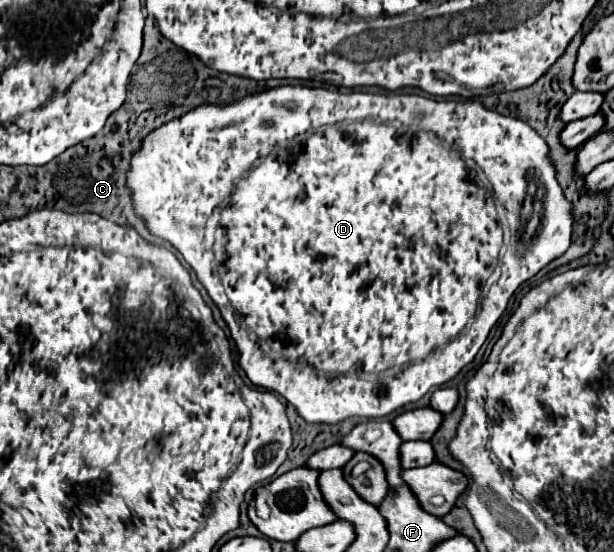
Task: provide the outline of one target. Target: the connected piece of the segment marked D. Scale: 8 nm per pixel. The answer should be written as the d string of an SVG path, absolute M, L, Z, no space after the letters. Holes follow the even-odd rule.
M281 85L225 105L199 105L185 117L153 129L131 155L127 171L135 215L143 219L149 233L169 241L183 255L221 315L222 310L228 312L229 301L243 315L245 331L237 331L233 341L239 353L237 363L247 379L285 397L303 421L327 425L347 417L375 419L391 415L418 401L430 389L451 381L475 359L517 285L569 249L575 221L573 203L567 201L557 183L549 145L521 119L489 111L479 99L441 101L441 97L435 97L434 101L434 95L423 95L425 91L419 87L389 91L379 85L359 85L340 90L339 96L327 87ZM401 107L403 119L405 107L411 119L421 113L421 127L417 127L419 121L411 121L415 125L401 123ZM297 135L305 135L305 143L289 141ZM441 139L459 143L465 159L483 170L490 189L507 209L511 241L503 257L503 275L489 293L481 293L481 289L503 247L495 197L481 179L471 179L469 170L474 168L465 165L461 153L443 145ZM225 199L227 205L219 211L221 219L215 231L215 243L221 243L225 255L217 271L223 288L215 288L214 252L203 243L203 229L211 211ZM421 277L437 277L437 289L435 281L421 281ZM263 287L271 287L271 293L265 293ZM247 333L253 333L257 341L267 343L273 351L281 351L287 363L275 363ZM341 377L367 379L357 381L357 385L341 385Z

